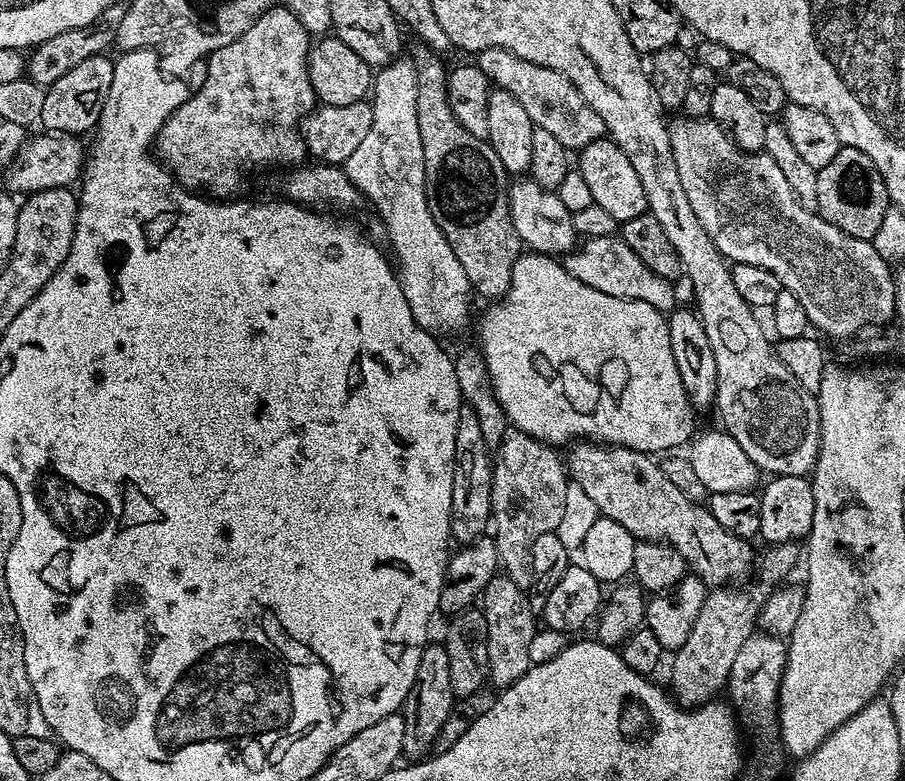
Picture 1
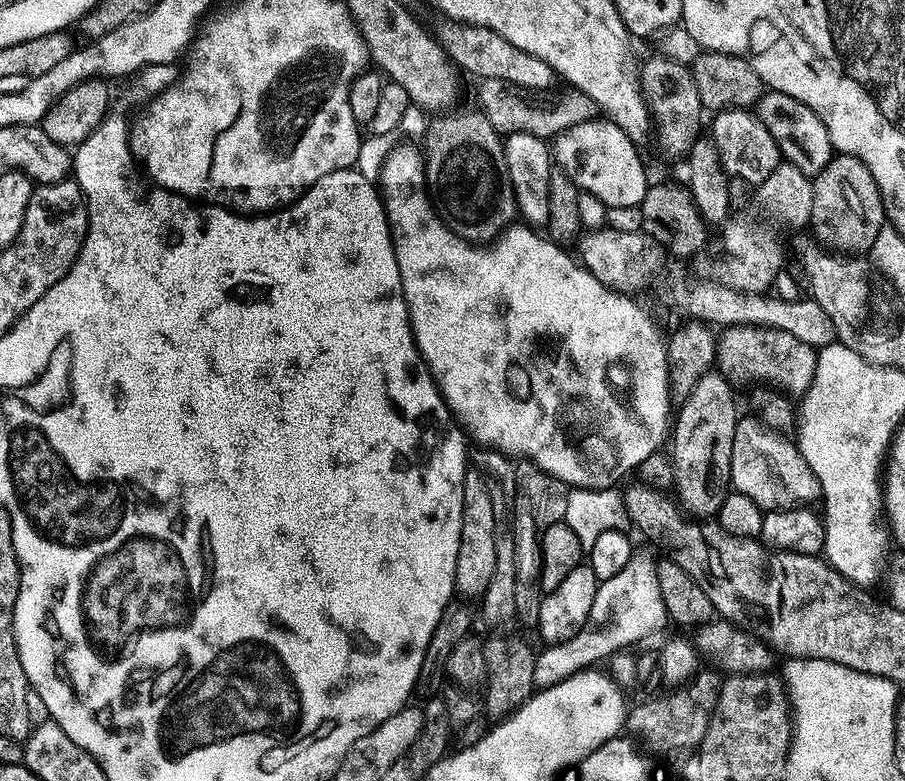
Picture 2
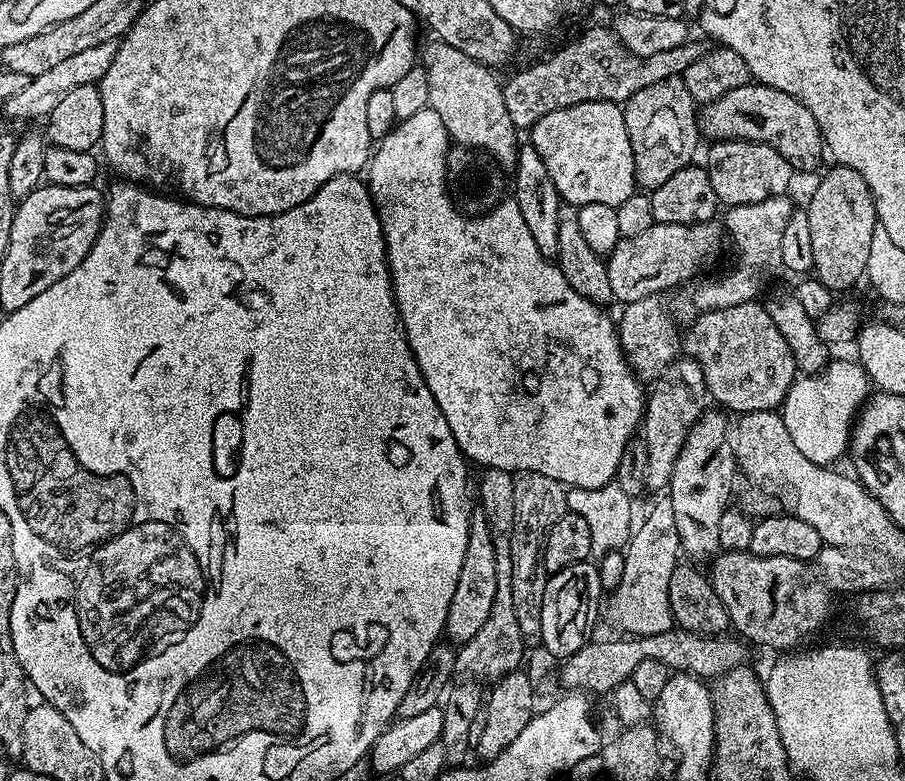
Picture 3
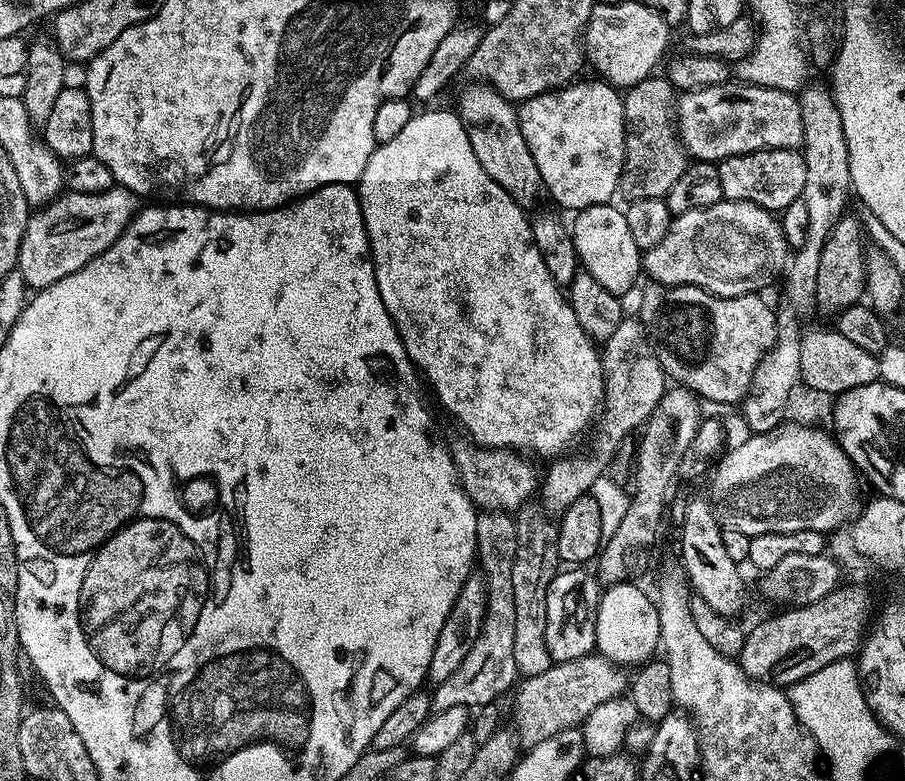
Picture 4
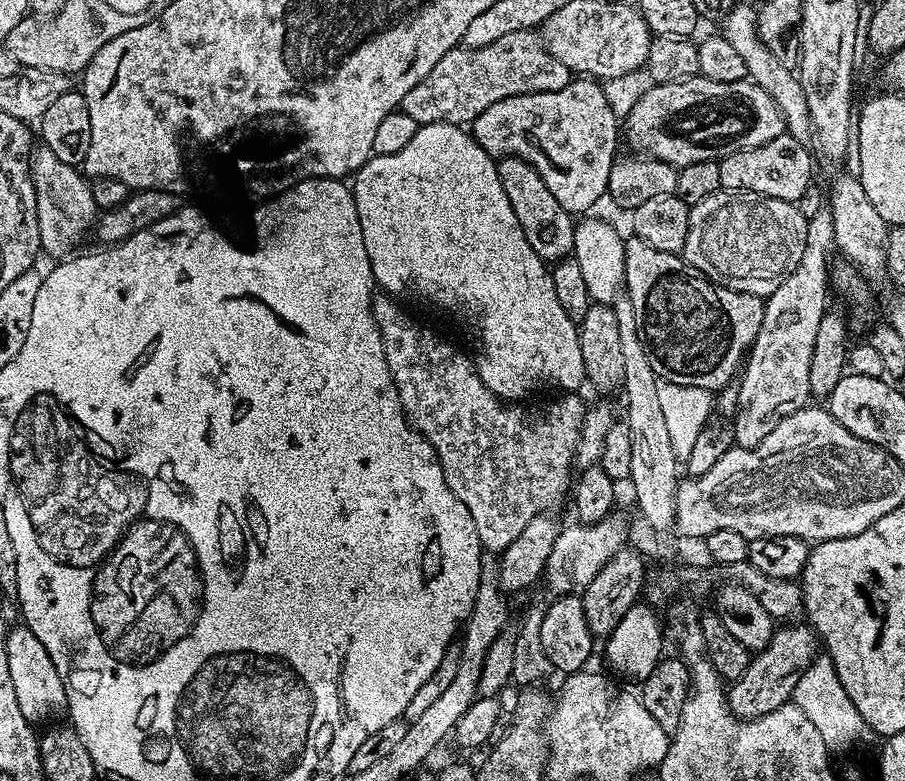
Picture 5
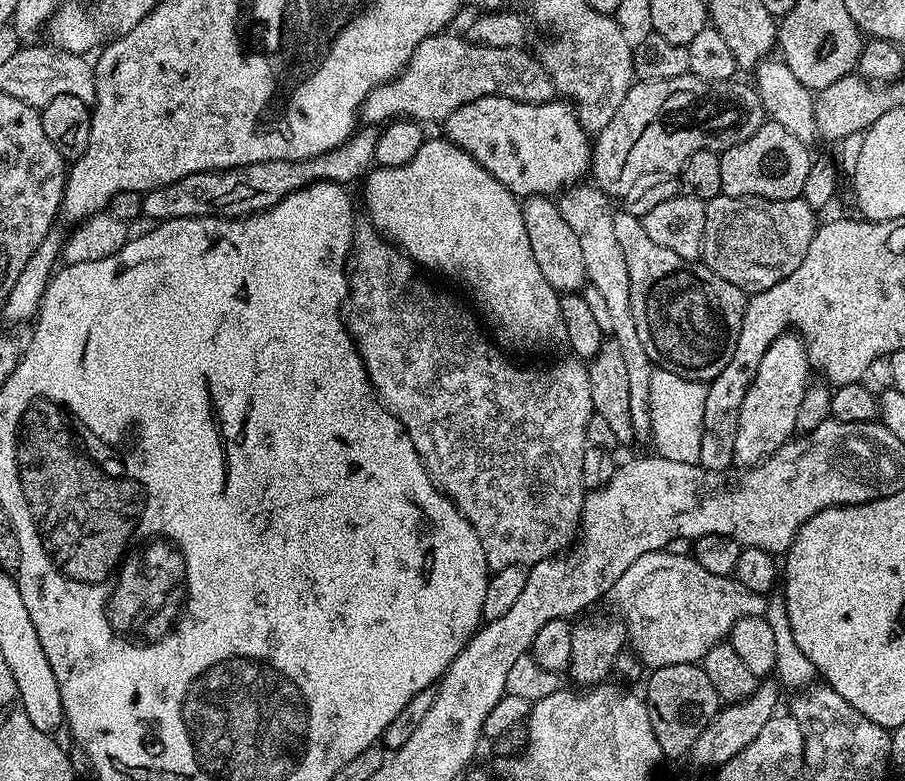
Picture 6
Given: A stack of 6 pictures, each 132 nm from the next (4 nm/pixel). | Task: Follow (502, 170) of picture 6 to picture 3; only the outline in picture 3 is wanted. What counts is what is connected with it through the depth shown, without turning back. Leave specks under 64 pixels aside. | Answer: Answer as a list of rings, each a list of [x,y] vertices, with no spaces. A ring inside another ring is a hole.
[[[609,100],[594,102],[578,102],[574,106],[566,106],[558,110],[550,110],[530,129],[530,146],[538,150],[542,162],[546,162],[546,170],[550,170],[550,178],[554,178],[554,186],[558,186],[561,201],[566,204],[581,206],[586,203],[602,203],[617,208],[626,198],[637,195],[634,174],[634,153],[630,146],[630,137],[626,132],[623,118],[623,107]]]

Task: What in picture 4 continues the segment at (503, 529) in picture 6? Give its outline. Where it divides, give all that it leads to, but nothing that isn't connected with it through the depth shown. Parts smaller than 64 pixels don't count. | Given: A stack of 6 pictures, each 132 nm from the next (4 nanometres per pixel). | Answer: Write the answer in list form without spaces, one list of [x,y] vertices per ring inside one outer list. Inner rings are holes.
[[[475,442],[467,443],[451,445],[450,451],[464,492],[477,509],[512,514],[537,495],[538,472],[536,476],[536,468],[527,460],[527,455],[511,448],[483,448]]]

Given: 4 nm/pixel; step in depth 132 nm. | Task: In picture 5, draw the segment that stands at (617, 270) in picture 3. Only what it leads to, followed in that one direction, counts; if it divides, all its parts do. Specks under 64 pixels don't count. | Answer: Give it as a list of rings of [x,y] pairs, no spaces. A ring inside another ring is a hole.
[[[715,192],[710,198],[691,205],[688,213],[689,241],[700,247],[699,267],[719,287],[729,288],[732,292],[745,292],[761,298],[767,298],[789,274],[802,262],[806,246],[806,230],[809,217],[791,200],[759,196],[753,192]]]

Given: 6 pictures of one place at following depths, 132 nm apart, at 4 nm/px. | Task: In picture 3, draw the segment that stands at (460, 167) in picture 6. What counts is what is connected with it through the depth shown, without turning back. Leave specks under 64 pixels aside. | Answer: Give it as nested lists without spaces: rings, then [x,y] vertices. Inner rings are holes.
[[[426,107],[409,120],[401,120],[396,127],[384,135],[383,140],[375,145],[367,165],[366,183],[376,204],[376,213],[380,216],[380,225],[384,231],[384,245],[388,255],[388,273],[392,276],[392,293],[396,299],[396,309],[400,312],[400,321],[408,339],[410,350],[418,362],[418,370],[430,386],[430,394],[434,394],[434,402],[438,402],[438,410],[446,414],[446,422],[450,422],[450,434],[458,442],[460,451],[473,465],[481,464],[481,469],[497,468],[503,472],[519,474],[521,472],[537,472],[546,474],[546,478],[554,478],[559,484],[571,488],[598,490],[606,487],[616,479],[618,462],[626,450],[629,440],[637,435],[644,418],[646,392],[635,372],[628,366],[628,360],[620,348],[620,333],[617,325],[607,316],[601,305],[587,300],[562,274],[562,270],[549,257],[538,250],[530,229],[522,218],[522,210],[518,210],[515,198],[505,198],[479,216],[469,216],[459,212],[450,199],[450,188],[447,177],[448,150],[450,137],[442,118],[433,108]]]

